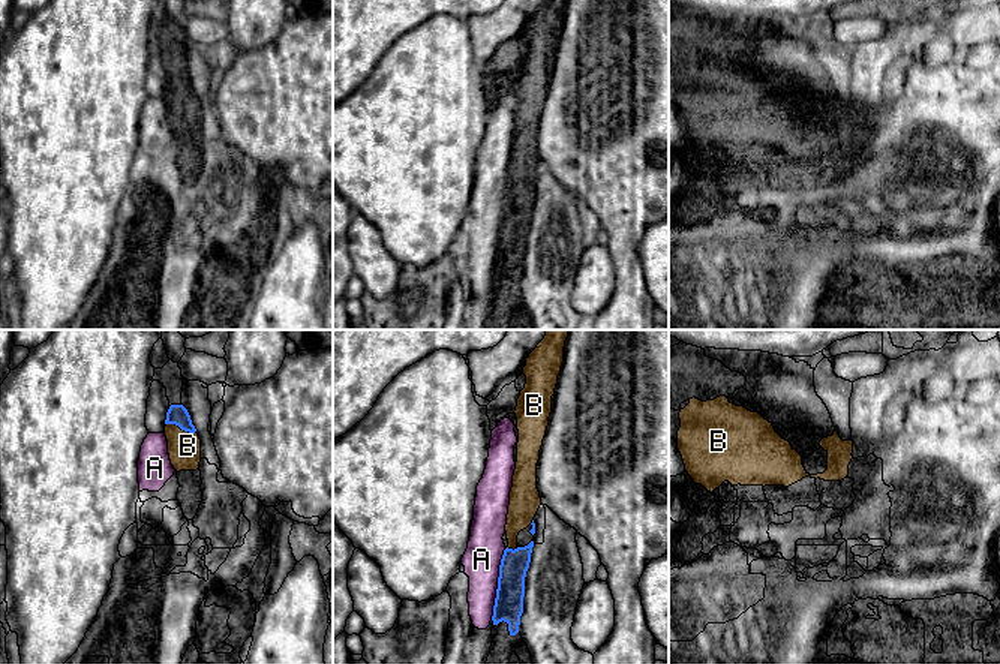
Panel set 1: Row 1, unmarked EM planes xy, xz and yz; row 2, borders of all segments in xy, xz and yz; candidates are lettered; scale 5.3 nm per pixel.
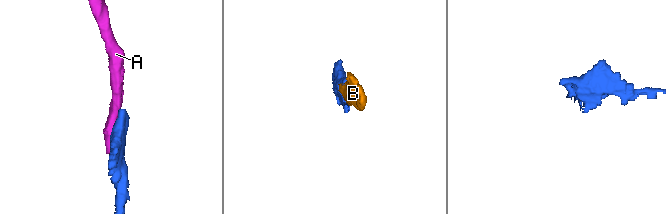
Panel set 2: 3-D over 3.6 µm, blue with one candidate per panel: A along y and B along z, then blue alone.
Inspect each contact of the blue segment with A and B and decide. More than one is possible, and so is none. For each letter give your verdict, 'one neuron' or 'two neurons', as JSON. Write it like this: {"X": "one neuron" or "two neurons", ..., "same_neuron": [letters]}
{"A": "two neurons", "B": "one neuron", "same_neuron": ["B"]}

